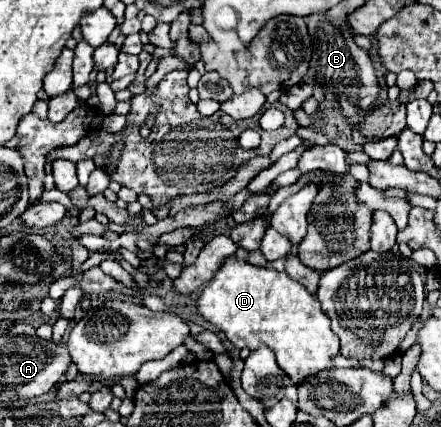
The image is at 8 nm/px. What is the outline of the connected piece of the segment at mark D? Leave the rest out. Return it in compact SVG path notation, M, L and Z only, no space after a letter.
M228 257L202 291L198 311L206 321L224 331L236 349L270 347L280 369L296 385L322 369L334 367L332 357L338 355L340 347L338 337L330 329L330 317L320 309L320 301L286 273Z

